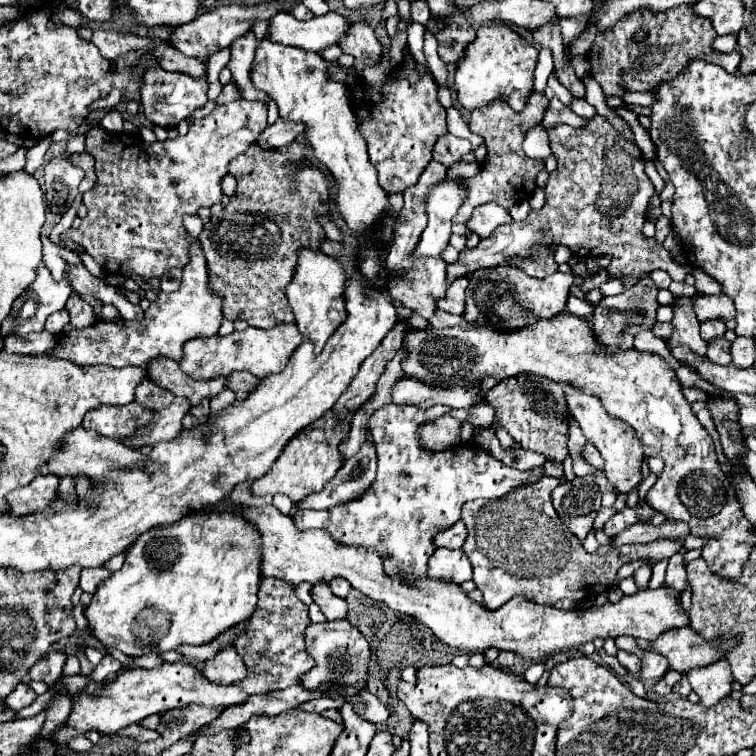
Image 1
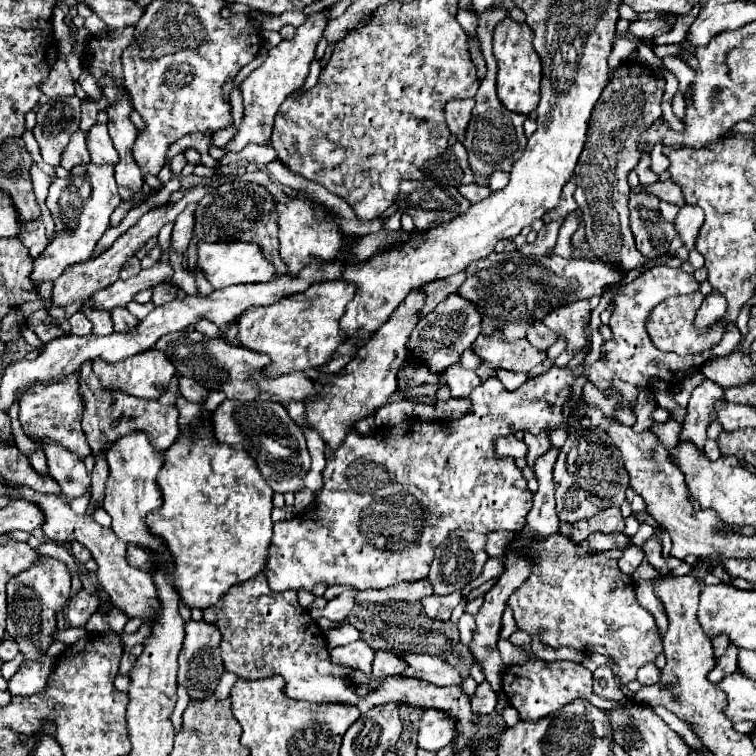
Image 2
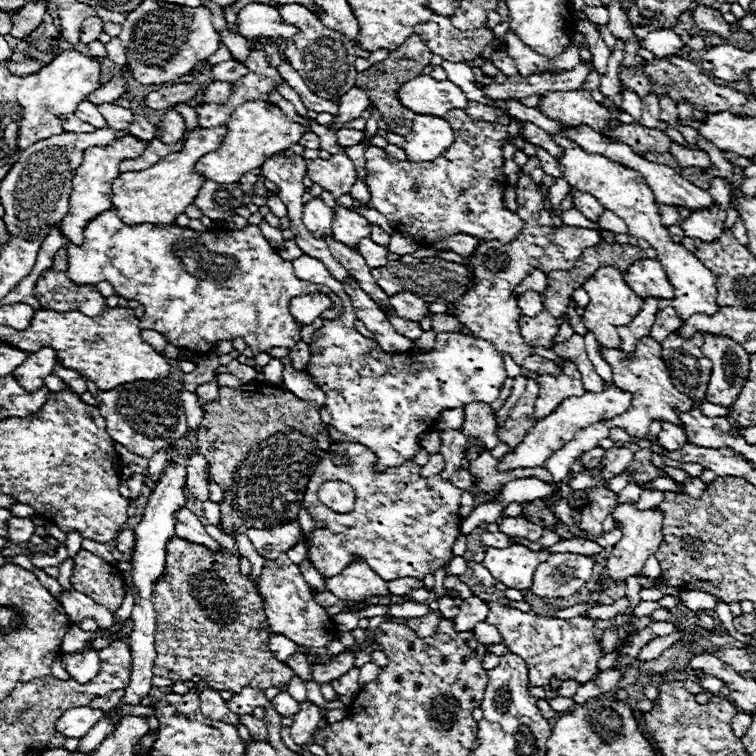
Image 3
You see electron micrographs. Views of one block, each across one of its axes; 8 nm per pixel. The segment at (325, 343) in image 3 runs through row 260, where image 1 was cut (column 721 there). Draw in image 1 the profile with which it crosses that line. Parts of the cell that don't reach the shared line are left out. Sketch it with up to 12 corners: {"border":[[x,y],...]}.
{"border":[[726,294],[702,296],[692,302],[698,322],[730,320],[734,302]]}

